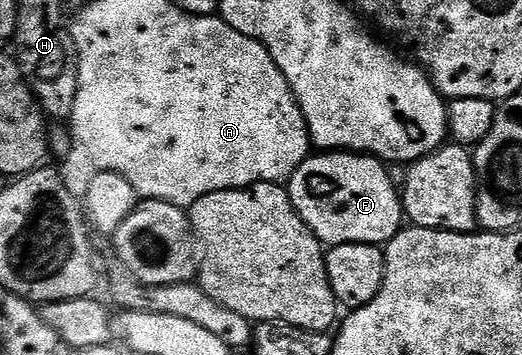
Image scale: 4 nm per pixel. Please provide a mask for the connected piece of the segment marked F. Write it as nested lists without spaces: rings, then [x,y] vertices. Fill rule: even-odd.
[[[327,152],[311,154],[299,166],[288,181],[292,206],[300,218],[314,231],[323,245],[335,244],[376,244],[385,246],[404,227],[402,197],[396,187],[396,180],[390,177],[391,169],[377,156],[364,156],[357,152]]]

